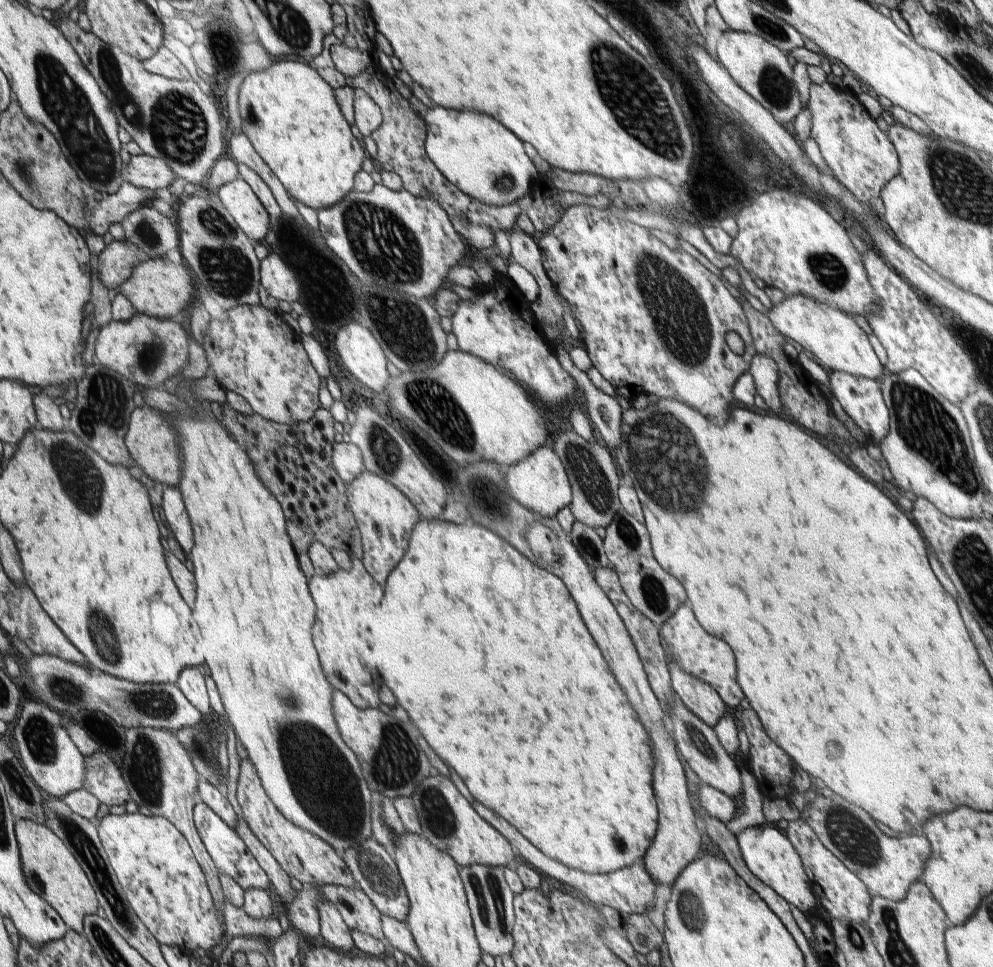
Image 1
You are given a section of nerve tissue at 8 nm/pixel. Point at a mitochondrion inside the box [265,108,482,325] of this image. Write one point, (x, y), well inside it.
(388, 249)

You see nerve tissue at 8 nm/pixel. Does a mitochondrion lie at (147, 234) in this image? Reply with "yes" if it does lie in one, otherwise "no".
yes

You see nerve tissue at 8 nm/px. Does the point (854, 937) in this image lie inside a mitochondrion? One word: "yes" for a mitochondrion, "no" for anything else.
yes

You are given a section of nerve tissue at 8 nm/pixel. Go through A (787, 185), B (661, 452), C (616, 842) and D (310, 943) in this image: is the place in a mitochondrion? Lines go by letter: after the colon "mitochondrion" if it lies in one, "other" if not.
A: other
B: mitochondrion
C: mitochondrion
D: other

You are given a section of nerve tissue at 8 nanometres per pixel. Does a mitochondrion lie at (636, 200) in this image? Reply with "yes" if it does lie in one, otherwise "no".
no

